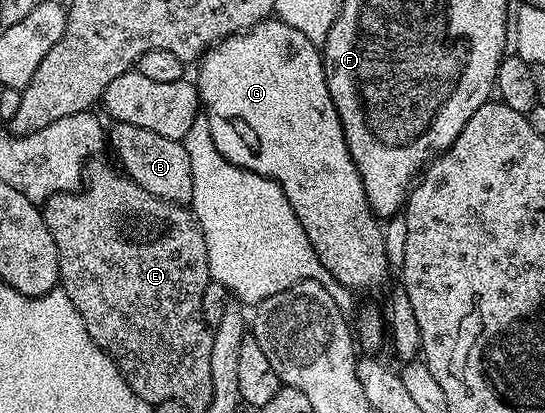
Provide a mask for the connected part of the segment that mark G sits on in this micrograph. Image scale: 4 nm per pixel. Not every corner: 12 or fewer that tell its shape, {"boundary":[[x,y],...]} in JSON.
{"boundary":[[276,19],[206,49],[215,147],[287,195],[360,295],[382,222],[318,42]]}

